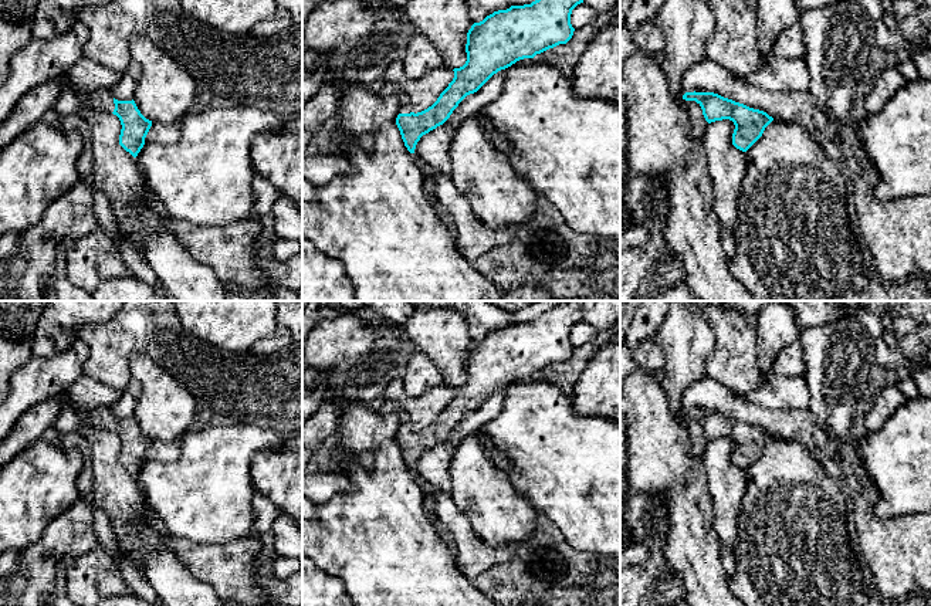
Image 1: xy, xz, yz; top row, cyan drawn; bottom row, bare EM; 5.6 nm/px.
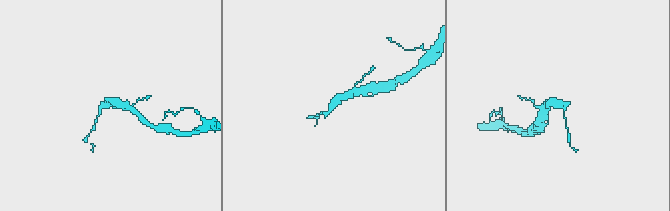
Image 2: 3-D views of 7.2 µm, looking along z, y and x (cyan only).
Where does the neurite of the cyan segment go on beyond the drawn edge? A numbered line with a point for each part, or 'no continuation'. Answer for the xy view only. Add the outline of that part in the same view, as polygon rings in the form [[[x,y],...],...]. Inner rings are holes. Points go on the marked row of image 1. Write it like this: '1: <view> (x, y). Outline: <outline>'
1: xy (100, 100). Outline: [[[101,88],[84,95],[84,104],[88,109],[112,114],[115,109],[114,98],[109,89]]]

